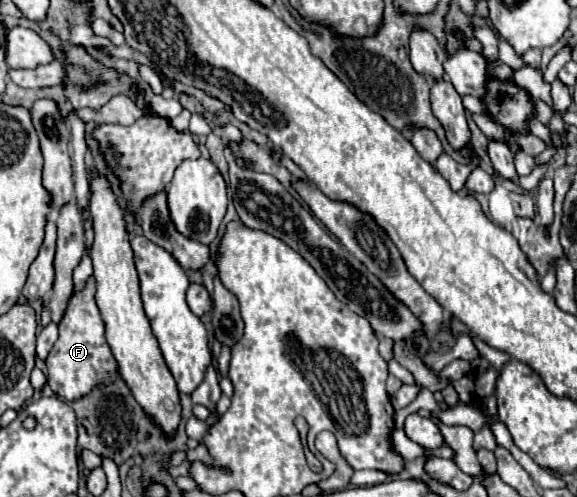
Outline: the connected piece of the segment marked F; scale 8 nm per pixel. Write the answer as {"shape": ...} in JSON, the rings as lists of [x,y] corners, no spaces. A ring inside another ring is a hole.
{"shape":[[[88,278],[86,288],[82,292],[72,294],[68,308],[58,324],[60,336],[58,336],[52,352],[46,358],[48,384],[54,390],[54,394],[62,396],[66,402],[72,402],[72,400],[88,394],[88,390],[92,390],[92,386],[110,382],[116,372],[116,360],[104,338],[104,322],[100,318],[100,310],[96,306],[96,302],[94,302],[94,294],[96,294],[94,278]]]}

